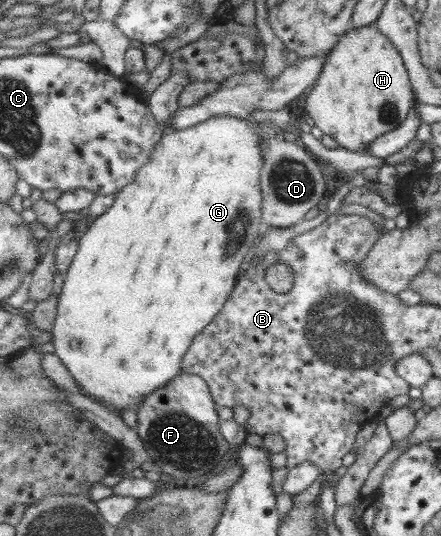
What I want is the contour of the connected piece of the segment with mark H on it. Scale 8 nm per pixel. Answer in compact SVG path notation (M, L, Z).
M365 25L350 27L337 38L312 89L304 97L303 109L313 125L332 137L338 147L364 152L375 137L398 127L415 105L400 54L382 32Z

